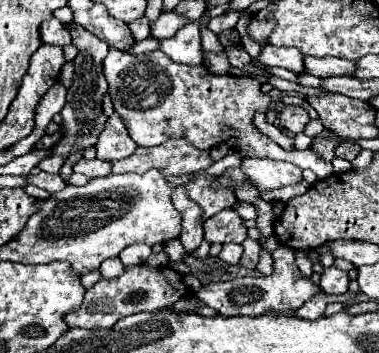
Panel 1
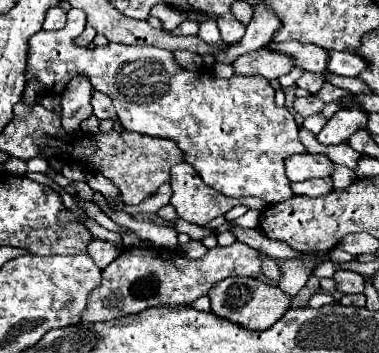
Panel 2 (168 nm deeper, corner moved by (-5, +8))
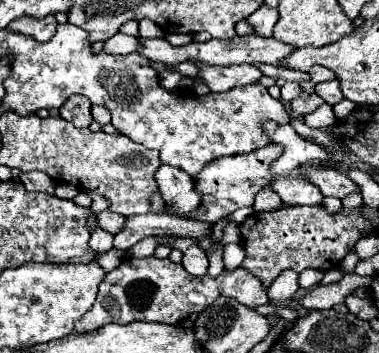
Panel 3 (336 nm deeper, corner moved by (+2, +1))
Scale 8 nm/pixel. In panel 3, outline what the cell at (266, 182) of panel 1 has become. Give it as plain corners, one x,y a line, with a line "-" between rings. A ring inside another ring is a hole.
310,167
306,173
308,173
308,179
312,183
318,183
322,195
344,199
346,195
352,195
352,193
358,193
360,191
360,187
348,175
342,175
336,169

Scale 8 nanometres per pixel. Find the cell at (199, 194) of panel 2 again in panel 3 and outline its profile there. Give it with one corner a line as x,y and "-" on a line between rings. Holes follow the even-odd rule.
162,165
154,177
168,211
190,213
200,205
200,193
194,191
194,179
186,171

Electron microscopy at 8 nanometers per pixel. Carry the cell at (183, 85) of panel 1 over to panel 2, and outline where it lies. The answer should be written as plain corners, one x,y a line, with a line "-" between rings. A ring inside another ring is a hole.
71,8
67,12
67,24
61,30
53,32
37,32
29,40
29,62
27,62
27,80
39,78
49,94
61,94
67,82
75,74
87,74
93,88
111,96
113,106
117,110
117,118
125,130
171,138
177,140
179,148
185,152
187,162
195,166
199,176
213,190
231,196
259,196
267,204
277,204
294,196
291,182
285,174
283,158
291,154
305,154
305,146
297,136
297,124
293,114
287,108
275,106
275,90
270,82
262,76
238,76
217,78
209,74
205,68
201,70
185,70
177,64
173,52
159,50
151,46
125,46
113,44
95,46
95,48
79,48
73,44
73,38
79,36
87,24
86,14
82,10

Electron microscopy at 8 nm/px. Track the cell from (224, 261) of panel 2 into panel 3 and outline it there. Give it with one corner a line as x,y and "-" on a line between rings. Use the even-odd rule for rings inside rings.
130,257
124,263
120,263
120,267
106,273
92,309
82,319
78,319
74,327
78,333
86,333
106,323
126,325
134,321
154,321
154,323
178,325
182,319
188,319
188,315
204,311
218,297
238,299
242,305
252,309
268,303
264,285
258,279
252,279
252,275
248,275
248,271
244,271
242,267
238,267
234,273
222,273
212,279
206,275
192,277
190,273
186,273
182,265
176,265
170,259

